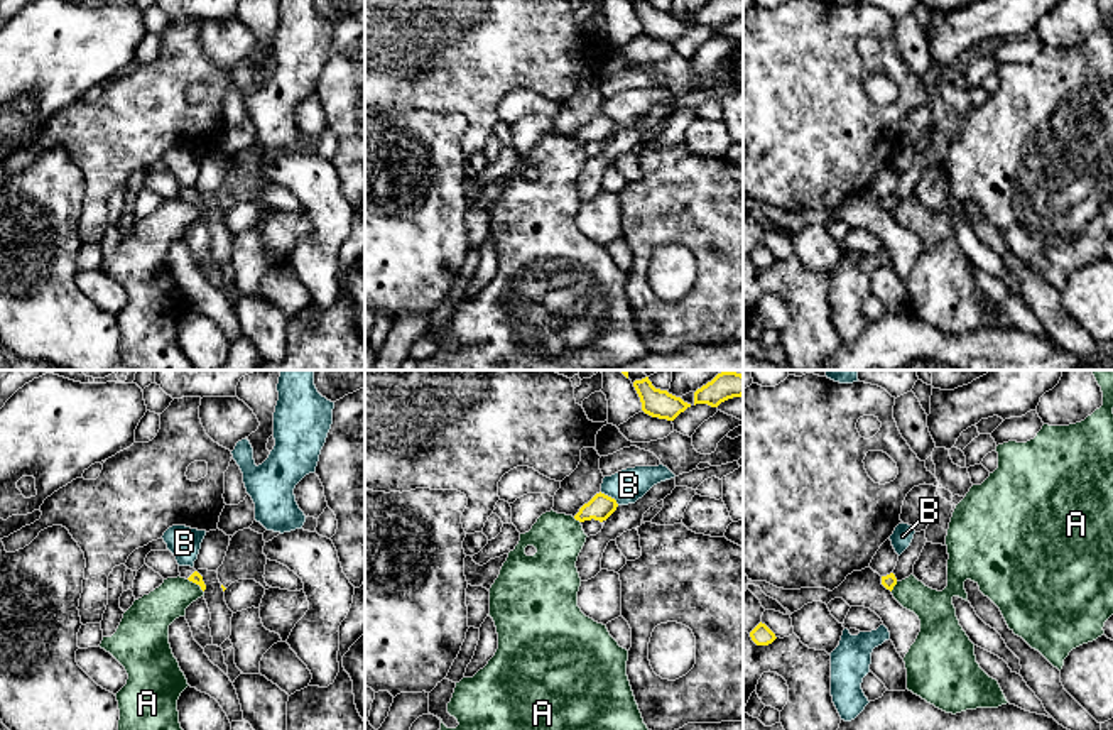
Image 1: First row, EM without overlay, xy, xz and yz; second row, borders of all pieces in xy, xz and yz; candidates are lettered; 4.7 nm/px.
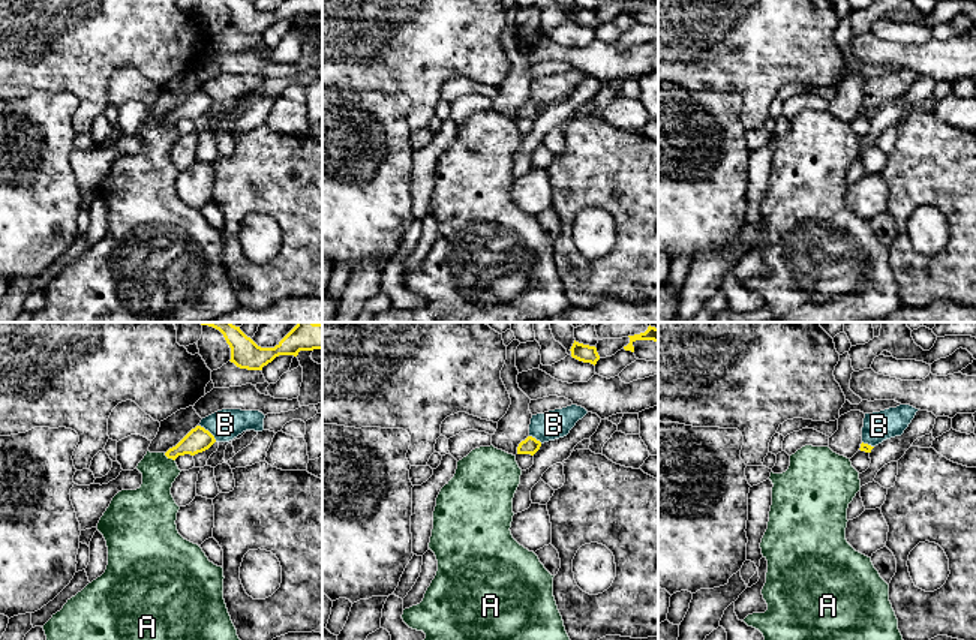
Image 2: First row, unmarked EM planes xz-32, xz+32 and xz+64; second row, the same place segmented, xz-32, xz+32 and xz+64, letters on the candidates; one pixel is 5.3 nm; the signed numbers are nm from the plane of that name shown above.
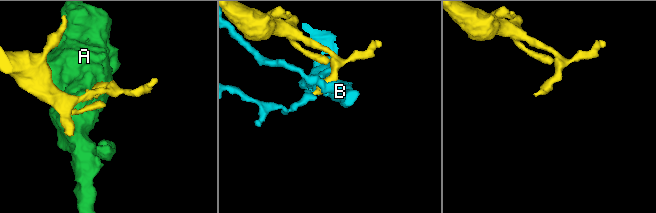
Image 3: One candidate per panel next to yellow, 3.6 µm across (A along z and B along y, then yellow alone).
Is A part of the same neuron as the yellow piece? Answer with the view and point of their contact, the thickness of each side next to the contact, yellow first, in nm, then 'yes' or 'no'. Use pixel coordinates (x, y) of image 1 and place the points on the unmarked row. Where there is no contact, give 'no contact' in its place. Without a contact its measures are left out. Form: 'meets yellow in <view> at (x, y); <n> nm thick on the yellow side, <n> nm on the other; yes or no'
meets yellow in xy at (196, 205); 50 nm thick on the yellow side, 190 nm on the other; no

